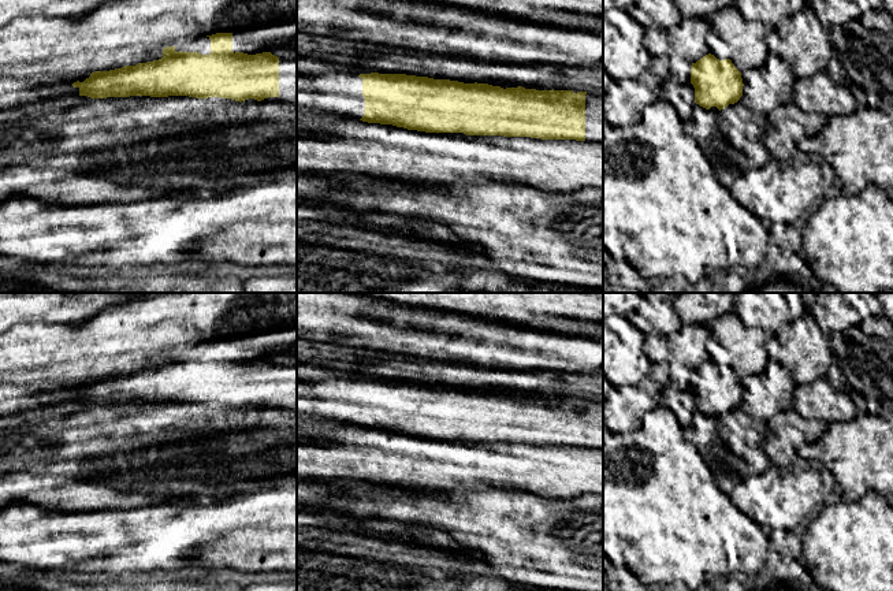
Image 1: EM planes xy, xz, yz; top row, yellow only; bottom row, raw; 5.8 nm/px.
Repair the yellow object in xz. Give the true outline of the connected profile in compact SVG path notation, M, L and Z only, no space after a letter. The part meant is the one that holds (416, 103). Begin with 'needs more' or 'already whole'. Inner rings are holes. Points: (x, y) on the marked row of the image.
needs more; M297 74L297 112L335 115L425 133L531 137L603 144L603 94L501 88L406 74Z

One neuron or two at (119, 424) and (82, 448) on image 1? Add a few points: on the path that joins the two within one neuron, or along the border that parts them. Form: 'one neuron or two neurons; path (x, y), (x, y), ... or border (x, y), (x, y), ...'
one neuron; path (110, 434), (96, 446), (92, 446)

